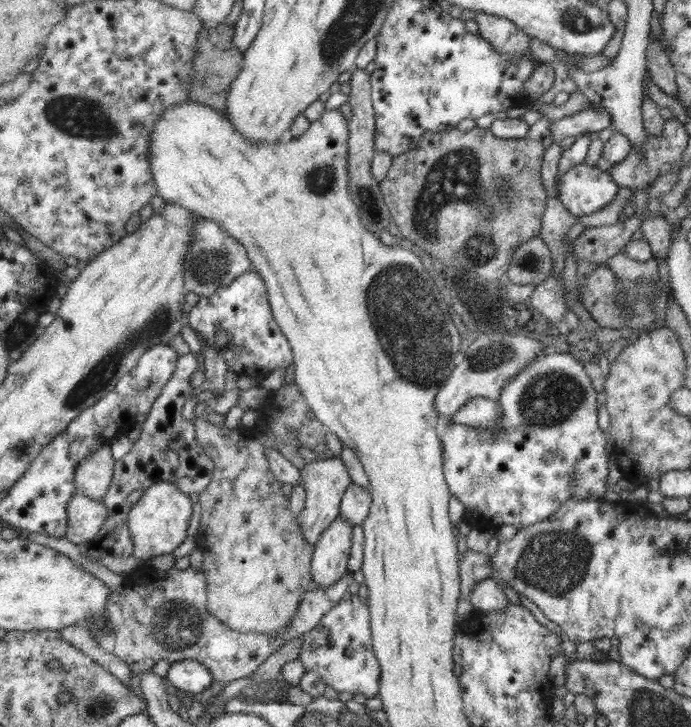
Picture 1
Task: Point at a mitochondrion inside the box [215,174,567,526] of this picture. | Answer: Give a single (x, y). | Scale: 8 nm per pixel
(409, 322)

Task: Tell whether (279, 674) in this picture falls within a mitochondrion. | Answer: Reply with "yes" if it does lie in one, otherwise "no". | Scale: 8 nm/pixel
no

